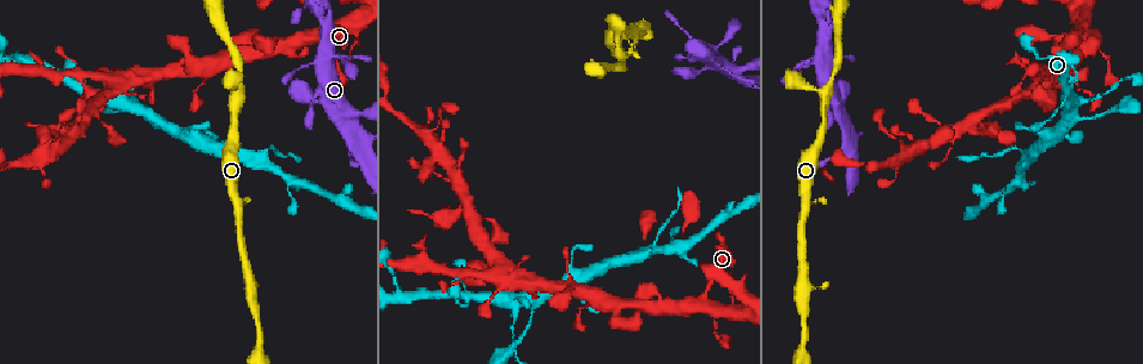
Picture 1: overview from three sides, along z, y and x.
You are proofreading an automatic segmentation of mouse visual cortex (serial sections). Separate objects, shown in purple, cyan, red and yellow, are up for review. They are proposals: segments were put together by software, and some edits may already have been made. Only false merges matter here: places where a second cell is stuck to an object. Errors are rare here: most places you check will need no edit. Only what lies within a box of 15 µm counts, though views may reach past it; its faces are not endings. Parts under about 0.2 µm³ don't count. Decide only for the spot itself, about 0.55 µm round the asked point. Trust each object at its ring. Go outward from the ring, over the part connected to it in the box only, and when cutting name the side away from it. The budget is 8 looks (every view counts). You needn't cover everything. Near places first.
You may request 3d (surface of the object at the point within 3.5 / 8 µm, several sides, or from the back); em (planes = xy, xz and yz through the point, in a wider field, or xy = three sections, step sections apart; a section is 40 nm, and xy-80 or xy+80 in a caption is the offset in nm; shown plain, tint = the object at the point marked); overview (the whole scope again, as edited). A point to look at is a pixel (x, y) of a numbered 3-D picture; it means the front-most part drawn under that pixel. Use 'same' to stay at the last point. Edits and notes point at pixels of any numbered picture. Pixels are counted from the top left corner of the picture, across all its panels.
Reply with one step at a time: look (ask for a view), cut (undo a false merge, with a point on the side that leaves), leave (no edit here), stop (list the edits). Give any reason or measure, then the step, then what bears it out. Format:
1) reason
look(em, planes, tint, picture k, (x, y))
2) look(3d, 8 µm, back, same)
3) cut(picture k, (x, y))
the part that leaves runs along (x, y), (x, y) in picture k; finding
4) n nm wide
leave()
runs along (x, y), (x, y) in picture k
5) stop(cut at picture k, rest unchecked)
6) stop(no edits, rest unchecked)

three arms meet
look(3d, 3.5 µm, picture 1, (513, 301))

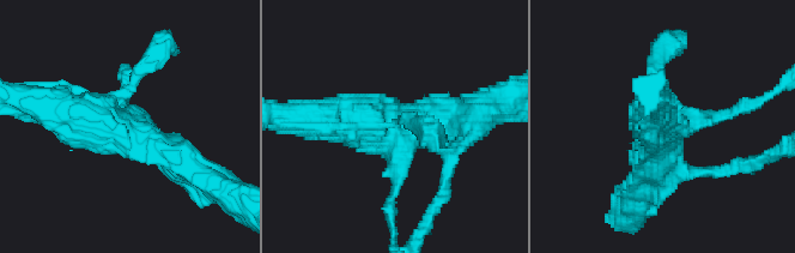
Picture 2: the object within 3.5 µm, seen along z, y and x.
leave()
runs along (48, 106), (133, 132), (192, 169) in picture 2; all the same cell

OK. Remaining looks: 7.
sharp bend
look(3d, 3.5 µm, picture 1, (828, 6))

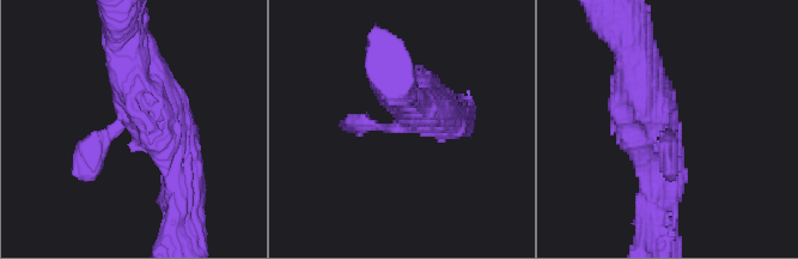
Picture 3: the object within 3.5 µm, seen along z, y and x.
need the tissue
look(em, xy, step 3, tint, picture 3, (663, 121))

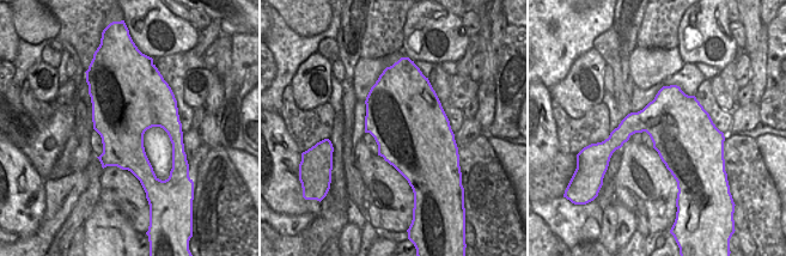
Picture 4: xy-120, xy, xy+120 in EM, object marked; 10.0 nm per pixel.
leave()
continuous, no second cell

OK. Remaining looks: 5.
look(3d, 3.5 µm, picture 1, (799, 354))

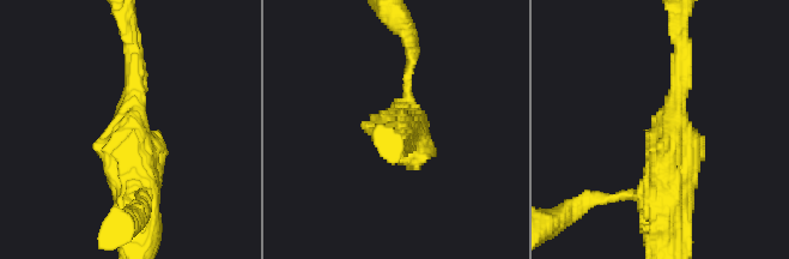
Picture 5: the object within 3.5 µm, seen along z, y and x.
look(em, xy, step 1, plain, picture 5, (670, 131))

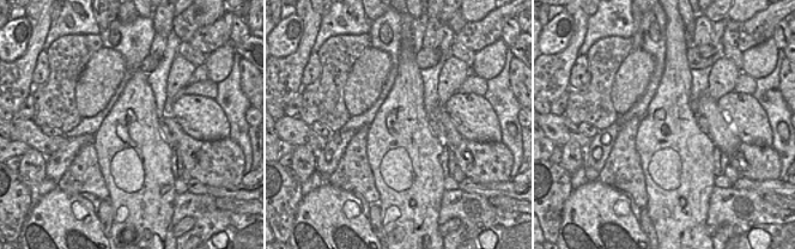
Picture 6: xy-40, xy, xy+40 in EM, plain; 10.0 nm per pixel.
look(em, xy, step 1, tint, same)

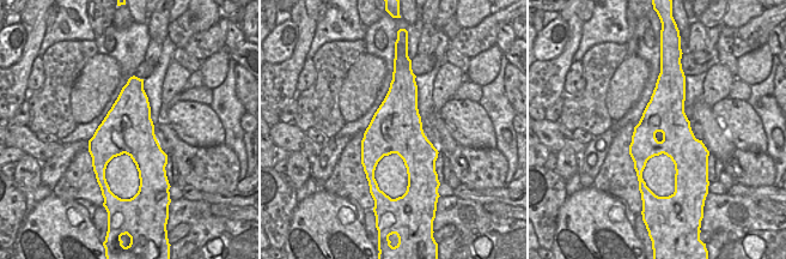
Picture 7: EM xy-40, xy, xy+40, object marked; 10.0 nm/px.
leave()
runs along (133, 52), (147, 174), (121, 181) in picture 5; continuous, no second cell

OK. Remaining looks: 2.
stop(no edits, rest unchecked)

